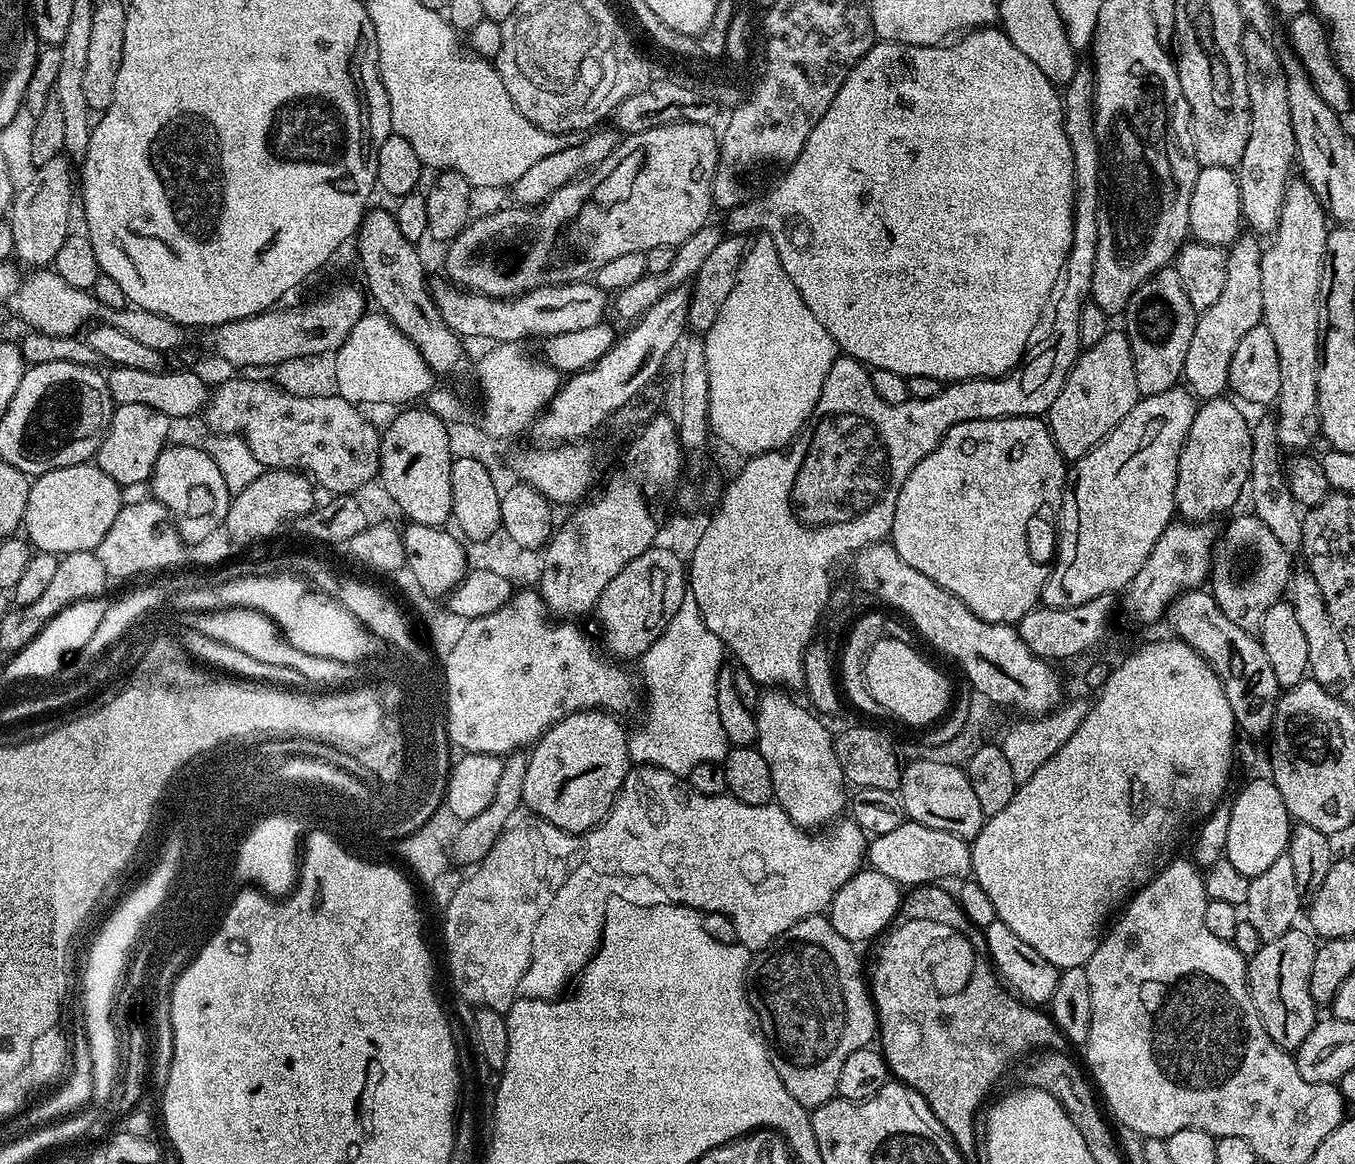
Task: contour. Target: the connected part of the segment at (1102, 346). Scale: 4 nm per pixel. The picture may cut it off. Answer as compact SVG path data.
M1109 330L1102 342L1083 349L1070 370L1058 398L1049 406L1046 423L1058 450L1065 461L1081 460L1087 452L1126 418L1141 399L1138 382L1134 378L1134 358L1128 334L1123 330Z

